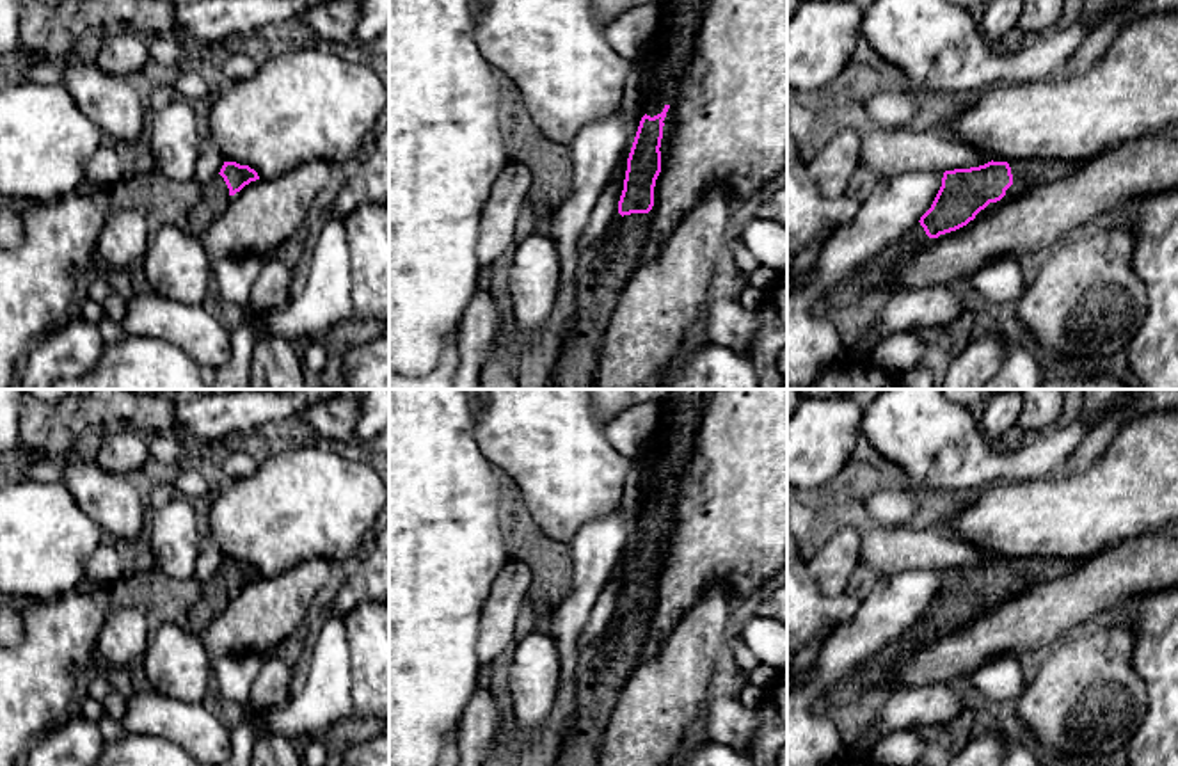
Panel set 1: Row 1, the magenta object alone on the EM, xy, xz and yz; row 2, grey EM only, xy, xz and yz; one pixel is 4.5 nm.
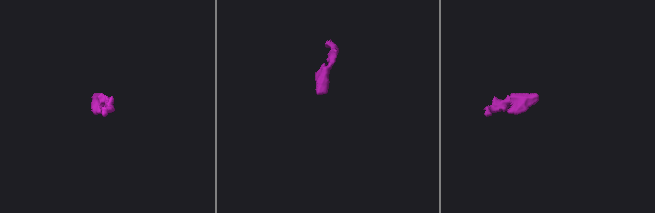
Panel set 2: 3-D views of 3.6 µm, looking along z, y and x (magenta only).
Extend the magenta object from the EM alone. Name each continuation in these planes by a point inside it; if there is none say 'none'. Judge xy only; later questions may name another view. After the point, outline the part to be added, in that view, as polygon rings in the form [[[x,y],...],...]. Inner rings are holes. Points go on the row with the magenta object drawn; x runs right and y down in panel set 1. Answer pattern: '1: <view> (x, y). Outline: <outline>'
1: xy (215, 196). Outline: [[[220,174],[203,185],[203,195],[188,213],[188,233],[203,238],[211,222],[226,211],[229,197],[229,188]]]

